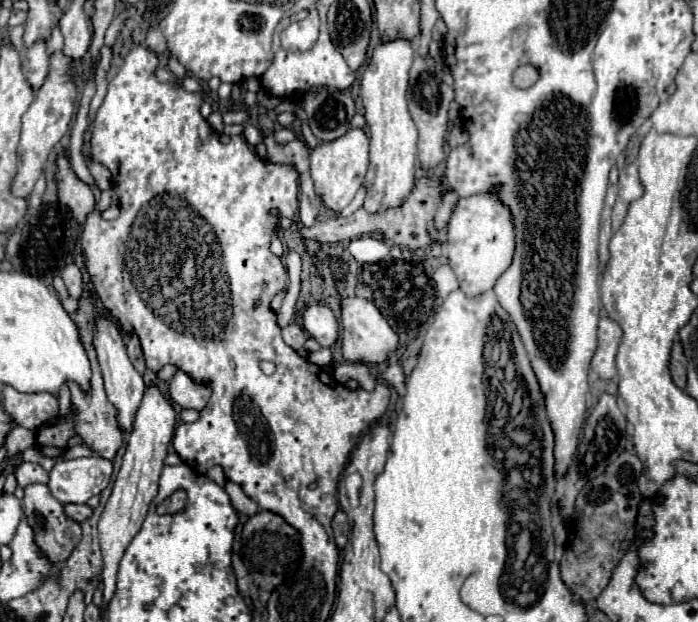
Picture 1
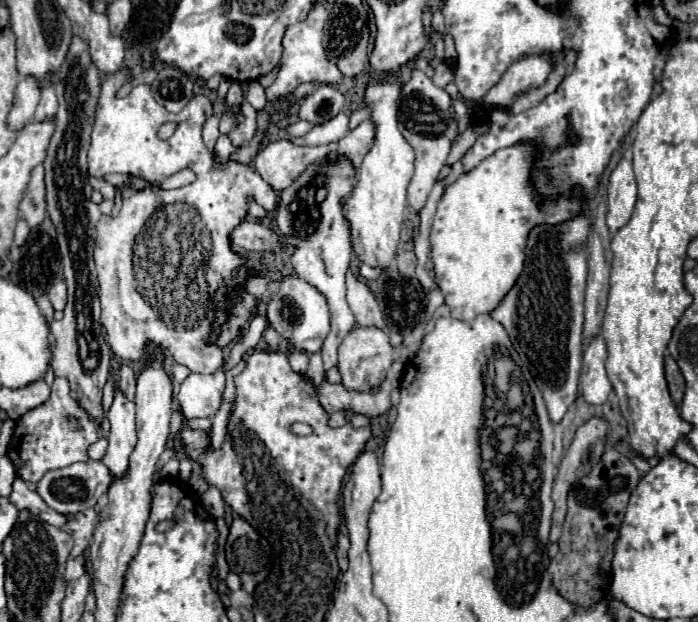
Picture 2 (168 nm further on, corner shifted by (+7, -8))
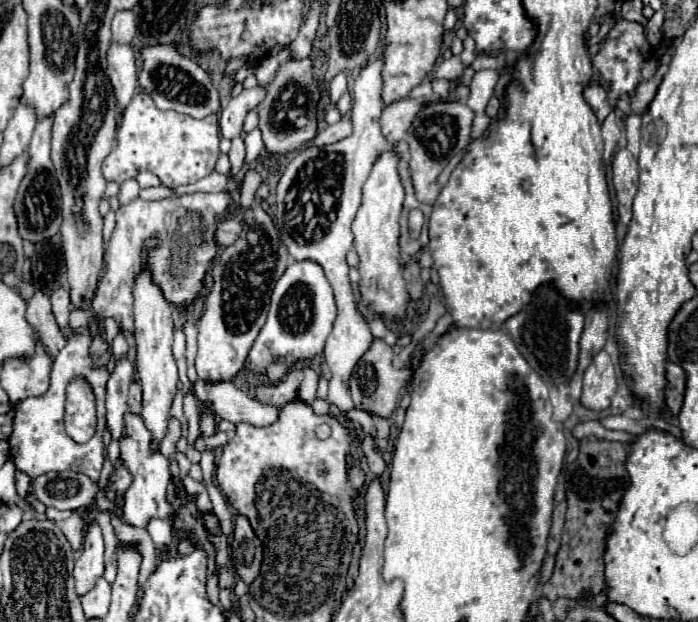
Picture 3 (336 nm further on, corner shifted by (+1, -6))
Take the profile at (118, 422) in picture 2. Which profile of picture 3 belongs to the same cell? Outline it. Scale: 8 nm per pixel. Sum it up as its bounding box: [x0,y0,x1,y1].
[120,412,172,528]

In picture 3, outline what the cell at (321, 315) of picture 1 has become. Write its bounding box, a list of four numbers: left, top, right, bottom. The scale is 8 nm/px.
[248,260,336,374]

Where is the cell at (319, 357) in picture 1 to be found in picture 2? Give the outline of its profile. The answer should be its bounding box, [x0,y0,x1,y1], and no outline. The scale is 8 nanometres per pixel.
[276,154,356,370]

